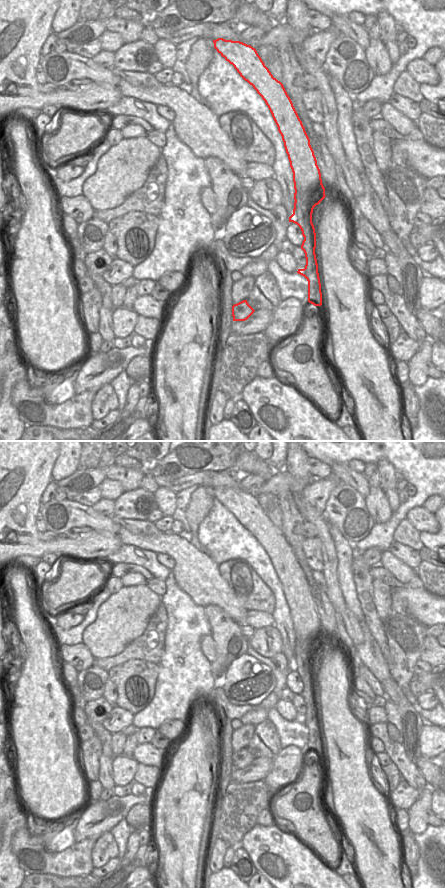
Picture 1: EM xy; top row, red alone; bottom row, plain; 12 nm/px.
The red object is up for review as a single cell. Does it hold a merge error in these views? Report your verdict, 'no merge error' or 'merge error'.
merge error

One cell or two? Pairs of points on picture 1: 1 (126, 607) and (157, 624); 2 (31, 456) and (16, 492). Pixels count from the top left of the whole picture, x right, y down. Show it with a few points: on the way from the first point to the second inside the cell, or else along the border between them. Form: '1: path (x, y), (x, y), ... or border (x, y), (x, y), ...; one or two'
1: border (160, 602), (149, 619), (146, 628), (135, 639); two
2: path (22, 465), (16, 471), (16, 483); one

